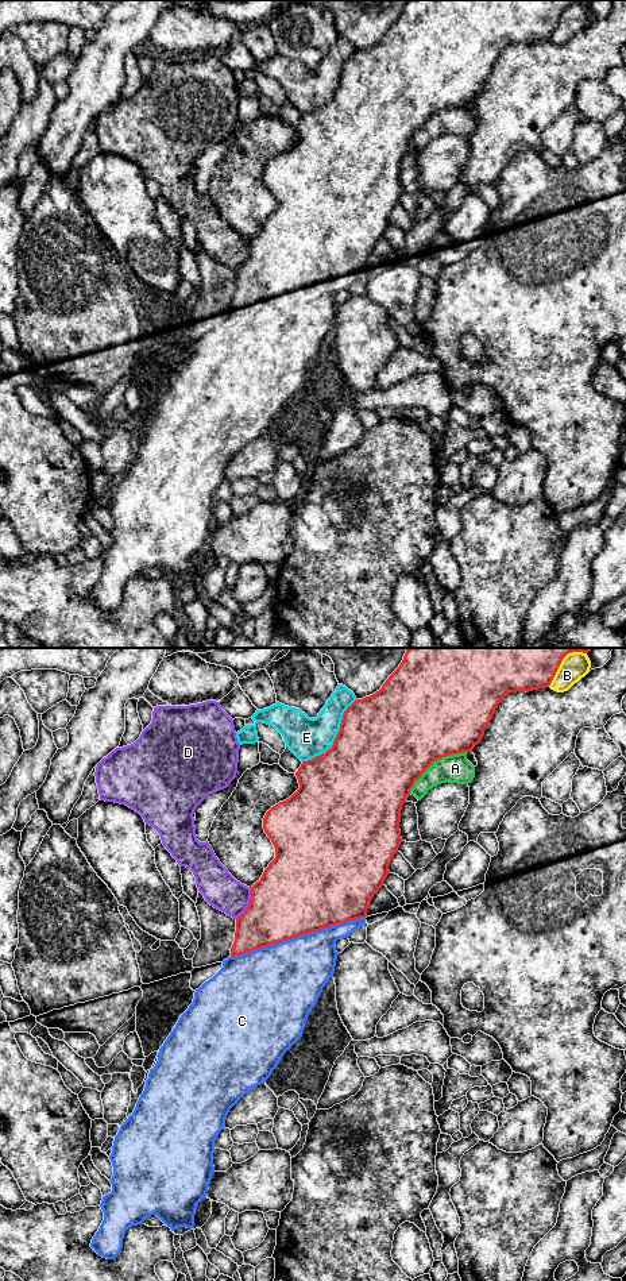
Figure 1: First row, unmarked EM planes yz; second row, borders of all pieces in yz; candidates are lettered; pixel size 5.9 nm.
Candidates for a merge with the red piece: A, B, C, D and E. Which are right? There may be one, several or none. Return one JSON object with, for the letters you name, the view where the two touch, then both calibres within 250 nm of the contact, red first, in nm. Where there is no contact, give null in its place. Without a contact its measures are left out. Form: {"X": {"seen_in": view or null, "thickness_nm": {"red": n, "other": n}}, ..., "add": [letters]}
{"C": {"seen_in": "yz", "thickness_nm": {"red": 480, "other": 420}}, "add": ["C"]}

